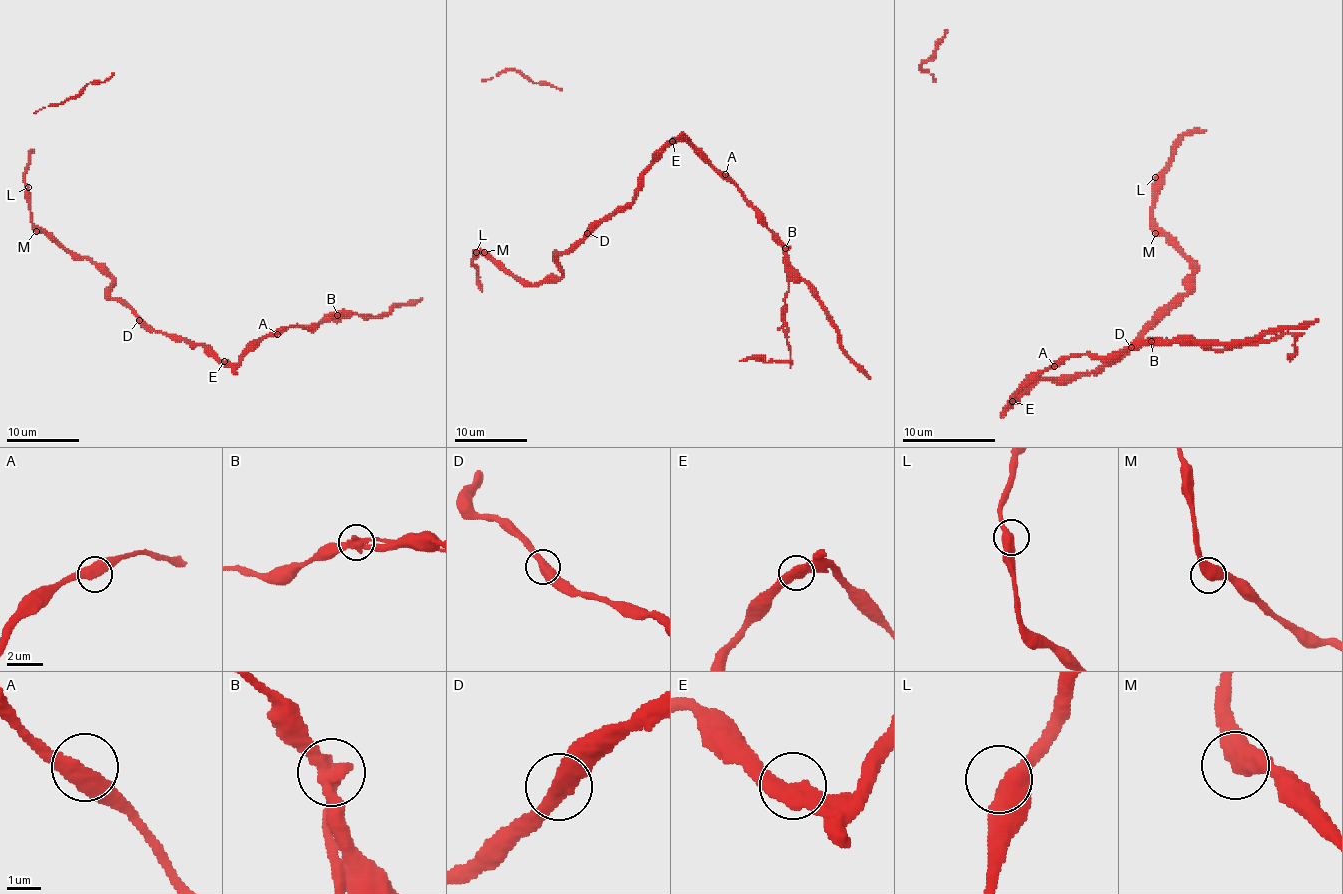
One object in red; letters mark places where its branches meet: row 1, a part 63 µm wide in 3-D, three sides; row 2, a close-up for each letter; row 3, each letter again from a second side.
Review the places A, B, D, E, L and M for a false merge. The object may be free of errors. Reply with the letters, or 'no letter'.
B

